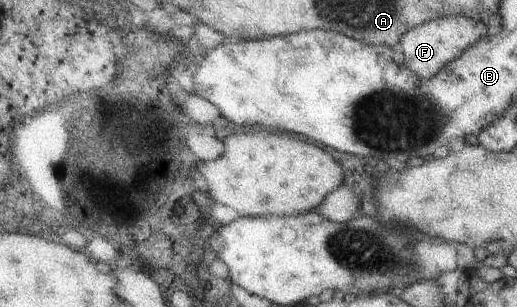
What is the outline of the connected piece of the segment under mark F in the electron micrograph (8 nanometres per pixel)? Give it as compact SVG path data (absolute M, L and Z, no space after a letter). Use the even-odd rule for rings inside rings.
M465 16L437 18L431 22L419 24L401 36L401 42L399 42L401 54L403 54L401 61L405 64L405 68L409 68L419 78L431 78L445 62L451 62L453 58L457 58L467 46L487 36L489 31L490 29L482 22L469 20Z

